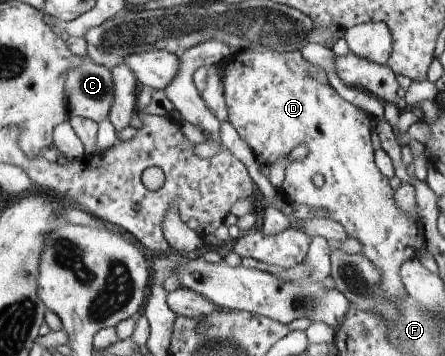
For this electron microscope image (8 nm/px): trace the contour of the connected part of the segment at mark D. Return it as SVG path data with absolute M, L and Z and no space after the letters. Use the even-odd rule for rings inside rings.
M299 49L266 50L257 52L245 50L225 61L226 70L223 79L224 97L228 107L229 121L238 135L251 147L255 159L260 165L275 165L280 159L291 155L299 145L308 148L308 154L301 163L291 163L286 169L286 181L281 191L287 201L321 207L328 210L327 217L341 224L348 237L354 237L361 243L361 251L380 271L380 290L390 302L401 302L405 295L399 269L404 261L411 260L415 251L425 243L421 241L423 233L404 214L394 202L395 190L387 183L385 176L373 163L373 147L369 139L369 121L358 107L339 97L333 87L309 77L309 61L301 55ZM320 173L324 184L319 188L313 183L313 175Z

